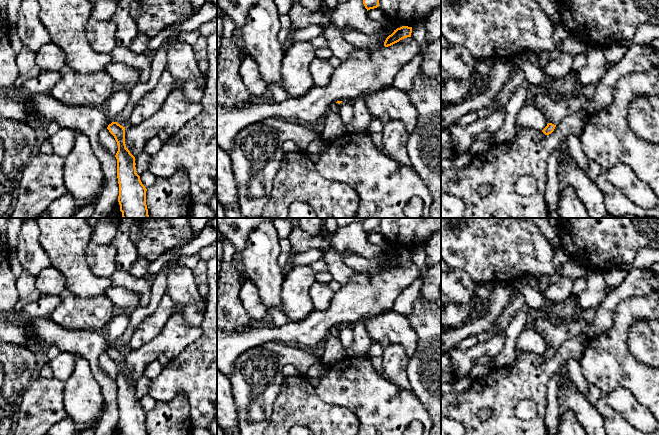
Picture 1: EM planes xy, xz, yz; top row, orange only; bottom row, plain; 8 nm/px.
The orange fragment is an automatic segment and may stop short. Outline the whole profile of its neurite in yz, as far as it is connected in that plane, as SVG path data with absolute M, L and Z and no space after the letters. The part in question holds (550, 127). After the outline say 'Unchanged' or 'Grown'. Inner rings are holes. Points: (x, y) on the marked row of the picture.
M519 56L513 59L513 64L514 67L523 71L525 79L532 87L530 100L546 114L549 120L547 126L542 130L545 135L551 134L564 117L575 112L586 112L590 101L584 96L581 85L571 96L554 99L540 90L540 85L545 80L545 75L540 67Z. Grown

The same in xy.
M117 87L105 104L105 110L112 122L107 129L114 136L118 151L117 178L119 184L118 202L123 218L149 218L146 205L147 189L136 173L135 157L126 148L125 127L116 122L130 98L128 87Z. Grown

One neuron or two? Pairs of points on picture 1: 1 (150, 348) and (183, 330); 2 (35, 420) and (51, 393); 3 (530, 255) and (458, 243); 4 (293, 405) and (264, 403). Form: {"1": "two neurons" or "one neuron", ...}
{"1": "one neuron", "2": "one neuron", "3": "one neuron", "4": "two neurons"}

